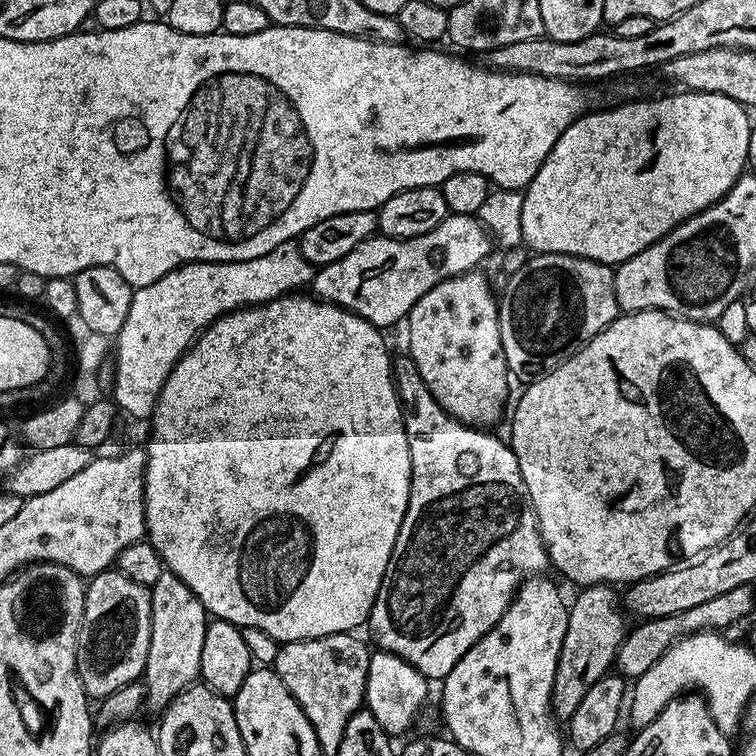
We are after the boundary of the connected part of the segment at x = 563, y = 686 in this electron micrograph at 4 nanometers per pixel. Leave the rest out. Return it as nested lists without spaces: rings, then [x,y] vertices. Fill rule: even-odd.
[[[593,584],[581,587],[577,592],[580,593],[577,594],[576,601],[571,601],[568,610],[566,638],[562,638],[558,670],[554,674],[552,687],[552,710],[560,718],[572,716],[592,685],[603,676],[609,675],[616,661],[616,651],[626,635],[625,613],[615,587]]]

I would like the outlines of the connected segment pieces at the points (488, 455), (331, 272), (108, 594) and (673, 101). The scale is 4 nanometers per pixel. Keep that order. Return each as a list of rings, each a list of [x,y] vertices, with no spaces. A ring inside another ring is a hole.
[[[407,354],[398,355],[392,361],[392,378],[396,382],[396,397],[400,403],[400,413],[404,419],[406,438],[410,446],[410,466],[412,467],[412,481],[410,482],[410,498],[406,506],[406,514],[402,518],[402,526],[398,530],[398,538],[394,542],[394,550],[390,554],[390,562],[386,566],[386,574],[382,578],[382,586],[378,590],[378,598],[372,607],[372,614],[368,617],[367,627],[372,628],[372,636],[379,647],[385,652],[393,652],[406,662],[410,662],[429,681],[440,682],[458,666],[458,658],[478,642],[502,618],[502,614],[510,606],[517,588],[529,576],[539,576],[549,571],[548,552],[540,537],[540,528],[536,524],[536,515],[532,505],[528,502],[528,491],[522,482],[522,474],[518,470],[518,458],[514,450],[507,443],[504,444],[488,430],[471,428],[456,420],[430,394],[426,382],[422,382],[422,374],[418,374],[416,364]]]
[[[449,214],[434,230],[403,240],[379,234],[358,242],[350,254],[317,267],[311,291],[328,304],[336,304],[361,316],[376,328],[388,330],[391,324],[405,319],[408,311],[438,282],[466,274],[481,267],[480,263],[494,251],[494,241],[476,216]]]
[[[118,570],[91,577],[84,589],[82,622],[76,639],[76,669],[85,694],[90,698],[103,698],[122,686],[137,683],[144,674],[150,638],[149,589]]]
[[[676,90],[673,96],[660,96],[657,100],[636,100],[633,104],[620,104],[609,112],[589,111],[579,116],[573,124],[558,138],[554,150],[542,162],[538,174],[523,189],[521,202],[521,238],[525,245],[532,247],[533,253],[553,252],[567,256],[581,256],[587,260],[596,260],[599,264],[615,266],[624,260],[634,258],[646,246],[661,240],[670,230],[674,230],[683,222],[689,220],[694,214],[706,210],[711,204],[716,204],[734,186],[738,177],[745,175],[750,150],[750,134],[754,131],[754,124],[748,121],[749,109],[738,103],[734,98],[726,98],[726,94],[717,92],[689,92]]]

